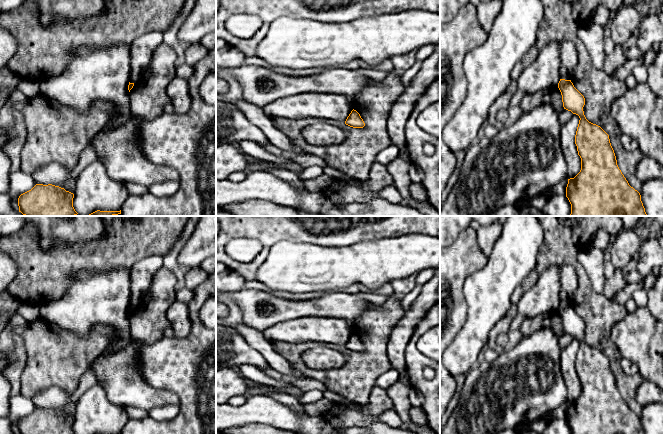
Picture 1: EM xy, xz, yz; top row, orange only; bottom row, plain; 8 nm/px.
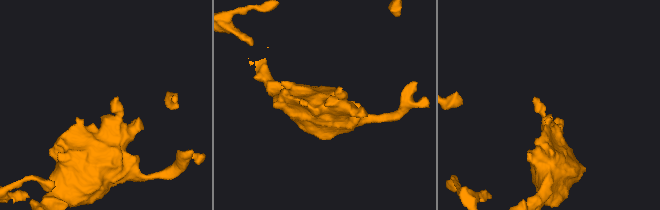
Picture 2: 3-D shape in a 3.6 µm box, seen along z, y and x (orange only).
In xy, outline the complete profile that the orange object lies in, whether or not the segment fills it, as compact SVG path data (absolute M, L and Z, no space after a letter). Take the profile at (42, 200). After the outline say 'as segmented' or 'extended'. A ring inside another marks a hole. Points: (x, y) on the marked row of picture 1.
M36 184L18 198L19 212L25 216L75 216L74 194L52 184Z; as segmented

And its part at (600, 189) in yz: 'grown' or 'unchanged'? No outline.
unchanged

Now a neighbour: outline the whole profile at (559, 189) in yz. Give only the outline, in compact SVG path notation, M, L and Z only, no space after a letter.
M568 178L563 179L561 182L550 188L548 192L553 195L565 195L567 184L568 184Z

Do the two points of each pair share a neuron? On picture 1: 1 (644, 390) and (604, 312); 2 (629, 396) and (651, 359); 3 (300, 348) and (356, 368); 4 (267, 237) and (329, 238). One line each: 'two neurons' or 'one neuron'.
1: two neurons
2: two neurons
3: one neuron
4: one neuron

